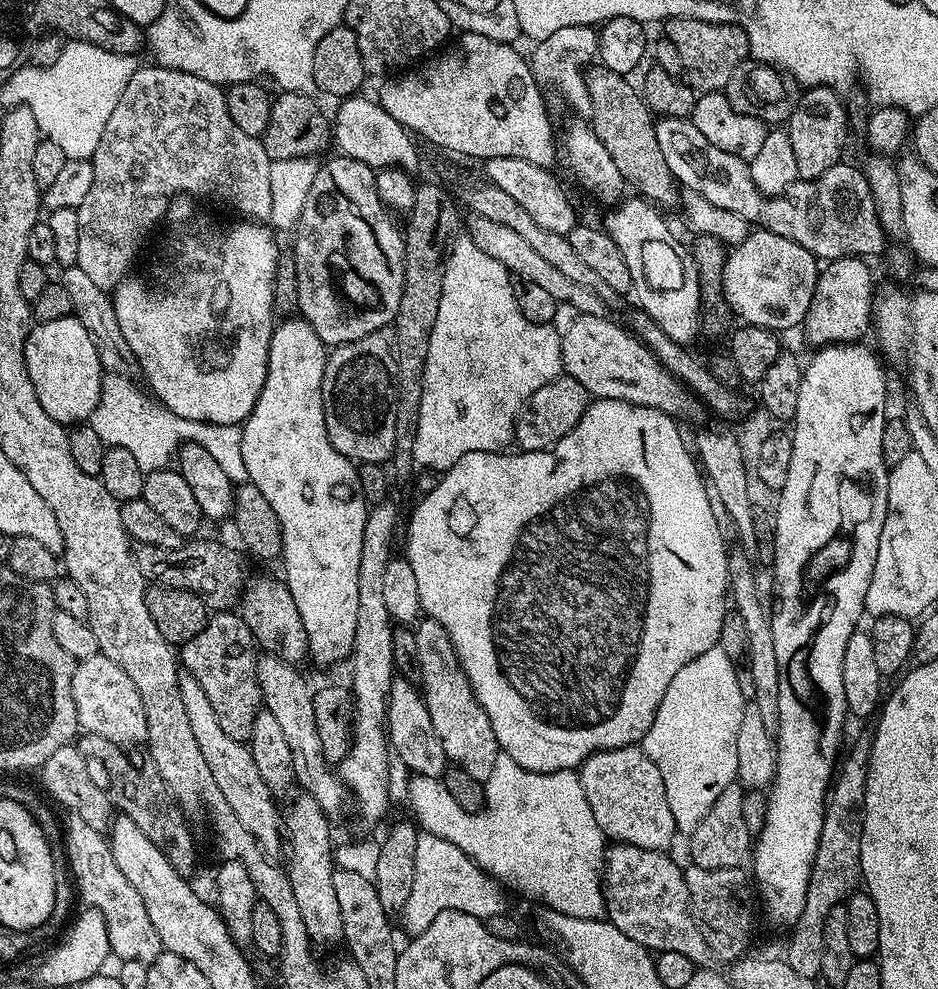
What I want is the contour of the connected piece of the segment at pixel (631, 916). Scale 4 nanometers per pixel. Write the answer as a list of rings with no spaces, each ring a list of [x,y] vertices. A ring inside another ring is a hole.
[[[613,843],[604,853],[603,883],[606,885],[606,919],[613,928],[622,930],[626,938],[634,938],[649,953],[673,952],[683,954],[698,966],[710,960],[708,943],[700,933],[700,926],[688,902],[688,887],[684,881],[684,868],[668,857],[667,851],[642,850],[642,846]]]

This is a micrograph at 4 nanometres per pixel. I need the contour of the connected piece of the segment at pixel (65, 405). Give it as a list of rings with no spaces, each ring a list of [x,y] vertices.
[[[75,315],[58,318],[58,322],[33,323],[26,338],[26,370],[34,382],[34,394],[42,402],[42,410],[65,426],[87,421],[98,406],[102,382],[106,375],[100,364],[96,342]]]

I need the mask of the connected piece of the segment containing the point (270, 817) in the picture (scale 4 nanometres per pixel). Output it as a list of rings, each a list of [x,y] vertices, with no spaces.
[[[184,674],[178,682],[178,690],[182,694],[182,706],[186,706],[186,718],[190,721],[190,734],[194,734],[194,742],[198,742],[198,750],[202,750],[202,758],[206,758],[206,766],[210,766],[210,774],[214,774],[214,782],[222,790],[226,802],[230,802],[230,810],[254,834],[260,849],[265,854],[273,854],[282,848],[282,816],[276,813],[274,793],[262,782],[262,774],[258,766],[254,766],[252,749],[243,740],[230,738],[226,730],[218,722],[218,714],[214,714],[214,706],[210,706],[210,698],[206,698],[206,690],[198,686],[198,678]]]

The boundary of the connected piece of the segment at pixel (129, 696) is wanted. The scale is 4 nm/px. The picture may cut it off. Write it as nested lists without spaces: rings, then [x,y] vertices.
[[[98,655],[79,661],[72,675],[72,693],[83,731],[93,732],[93,737],[121,746],[143,745],[147,741],[146,710],[142,706],[142,694],[138,694],[126,670],[110,662],[110,658]]]

